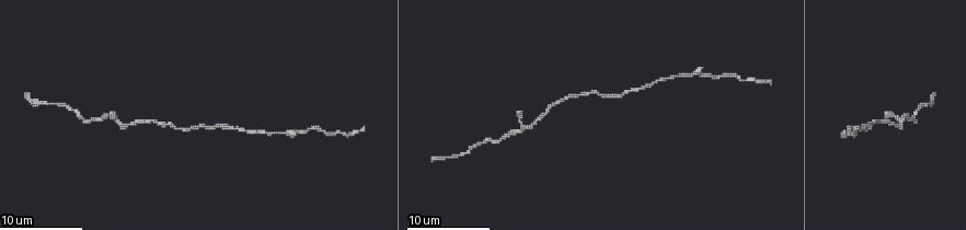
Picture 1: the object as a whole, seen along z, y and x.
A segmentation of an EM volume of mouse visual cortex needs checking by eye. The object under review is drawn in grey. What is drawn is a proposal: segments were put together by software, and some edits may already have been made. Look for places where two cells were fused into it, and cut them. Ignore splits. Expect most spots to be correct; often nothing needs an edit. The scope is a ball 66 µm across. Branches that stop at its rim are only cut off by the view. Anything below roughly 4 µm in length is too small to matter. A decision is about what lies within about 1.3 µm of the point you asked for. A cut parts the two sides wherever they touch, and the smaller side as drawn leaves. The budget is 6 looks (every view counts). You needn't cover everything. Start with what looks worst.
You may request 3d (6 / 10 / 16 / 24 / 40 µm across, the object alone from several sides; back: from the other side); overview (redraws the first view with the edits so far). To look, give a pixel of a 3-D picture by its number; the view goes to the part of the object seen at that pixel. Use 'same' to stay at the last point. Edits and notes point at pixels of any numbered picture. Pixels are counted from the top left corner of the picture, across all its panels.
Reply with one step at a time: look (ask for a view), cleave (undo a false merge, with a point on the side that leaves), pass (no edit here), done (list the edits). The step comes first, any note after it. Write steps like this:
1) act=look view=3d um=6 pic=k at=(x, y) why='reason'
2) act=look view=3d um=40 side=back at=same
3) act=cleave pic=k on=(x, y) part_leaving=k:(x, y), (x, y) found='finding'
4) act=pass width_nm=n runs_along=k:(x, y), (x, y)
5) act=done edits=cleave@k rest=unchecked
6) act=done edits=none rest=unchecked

act=look view=3d um=10 pic=1 at=(687, 75) why='thick turns thin'

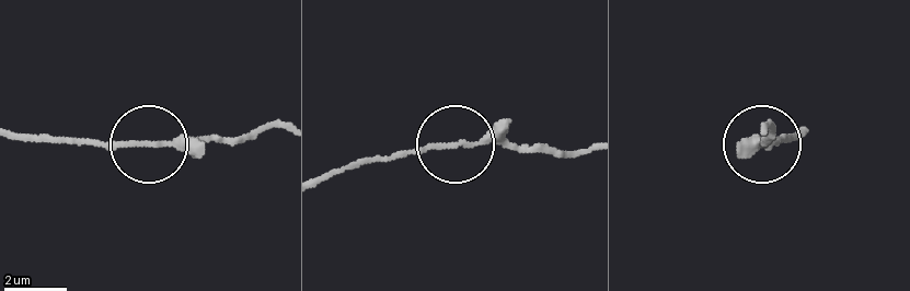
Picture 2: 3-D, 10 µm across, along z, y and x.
act=pass width_nm=170 runs_along=2:(18, 136), (198, 144), (228, 136) found='one cell here'

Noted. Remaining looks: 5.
act=look view=3d um=6 pic=1 at=(128, 123) why='thick turns thin'

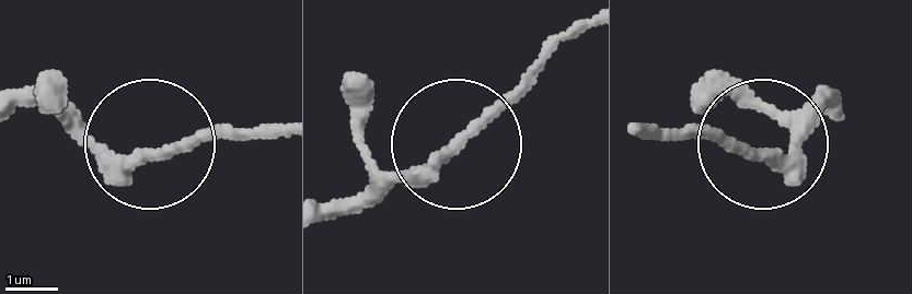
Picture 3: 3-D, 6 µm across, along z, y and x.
act=look view=3d um=6 side=back pic=3 at=(768, 159)

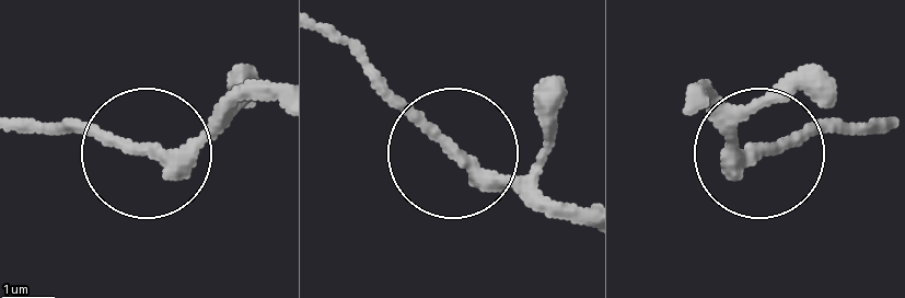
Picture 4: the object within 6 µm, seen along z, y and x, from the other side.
act=pass width_nm=280 runs_along=4:(22, 122), (165, 148), (240, 88) found='one cell here'

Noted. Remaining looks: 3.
act=look view=3d um=10 pic=1 at=(450, 159) why='thick turns thin'

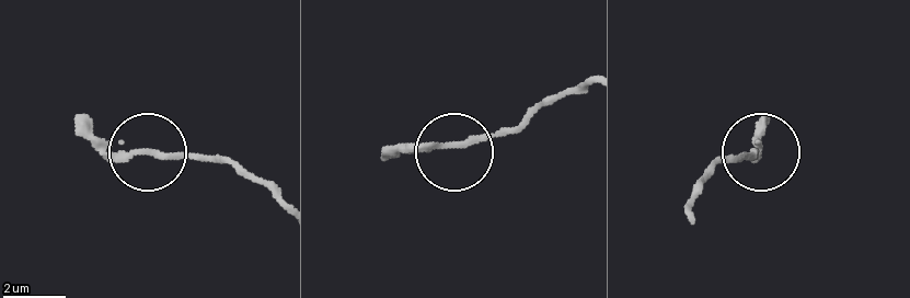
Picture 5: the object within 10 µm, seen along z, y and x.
act=look view=3d um=6 pic=5 at=(447, 147)

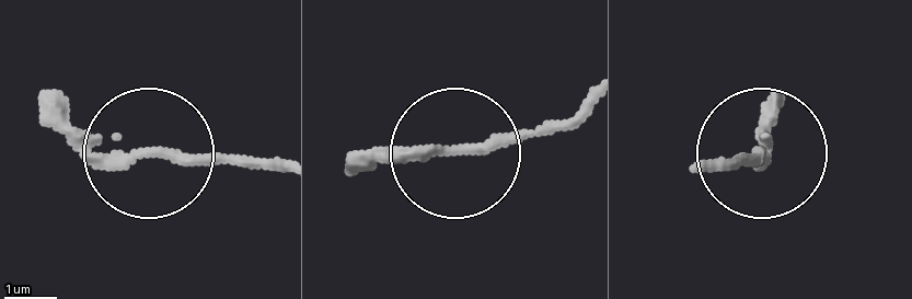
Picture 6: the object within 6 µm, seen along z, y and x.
act=pass runs_along=6:(280, 172), (124, 147), (49, 99) found='continuous, no second cell'

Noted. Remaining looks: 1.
act=done edits=none rest=unchecked

